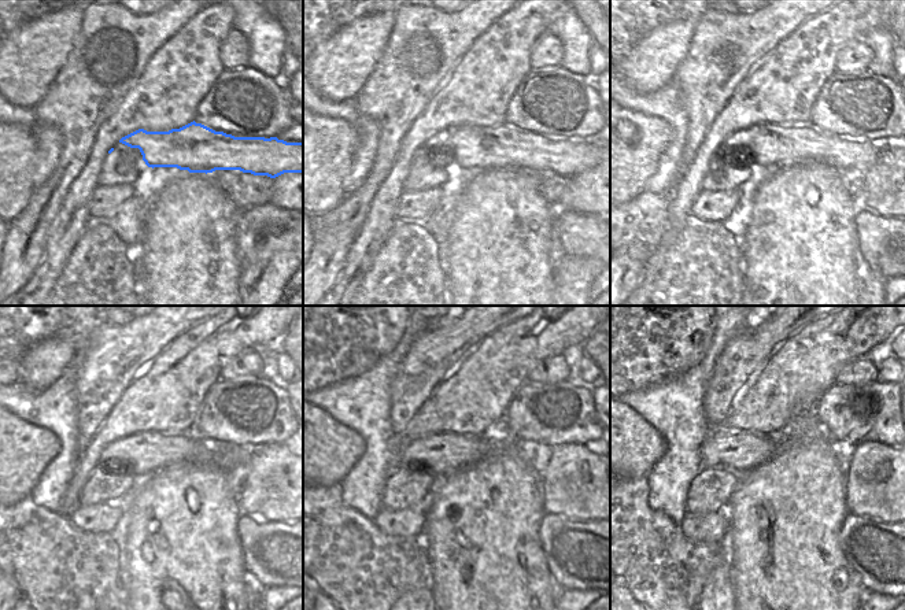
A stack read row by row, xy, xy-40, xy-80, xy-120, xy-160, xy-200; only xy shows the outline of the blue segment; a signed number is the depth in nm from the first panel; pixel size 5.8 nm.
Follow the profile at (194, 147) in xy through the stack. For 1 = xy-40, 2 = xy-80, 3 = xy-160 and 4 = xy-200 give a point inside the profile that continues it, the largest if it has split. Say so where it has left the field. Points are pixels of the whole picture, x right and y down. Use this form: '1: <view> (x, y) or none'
1: xy-40 (476, 148)
2: xy-80 (774, 145)
3: xy-160 (454, 451)
4: xy-200 (721, 447)

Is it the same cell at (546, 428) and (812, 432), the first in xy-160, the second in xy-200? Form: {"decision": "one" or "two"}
{"decision": "two"}

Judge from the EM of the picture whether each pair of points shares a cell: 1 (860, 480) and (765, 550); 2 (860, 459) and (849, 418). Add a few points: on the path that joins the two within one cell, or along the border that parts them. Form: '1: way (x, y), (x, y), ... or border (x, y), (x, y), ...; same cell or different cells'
1: border (845, 459), (845, 507), (848, 511); different cells
2: border (889, 446), (881, 442), (860, 442), (843, 454); different cells

